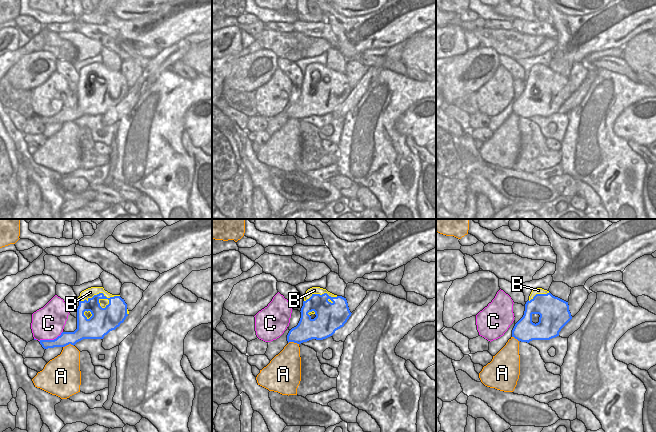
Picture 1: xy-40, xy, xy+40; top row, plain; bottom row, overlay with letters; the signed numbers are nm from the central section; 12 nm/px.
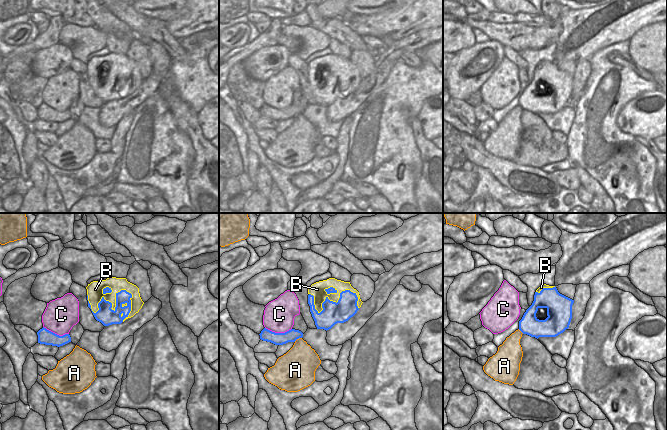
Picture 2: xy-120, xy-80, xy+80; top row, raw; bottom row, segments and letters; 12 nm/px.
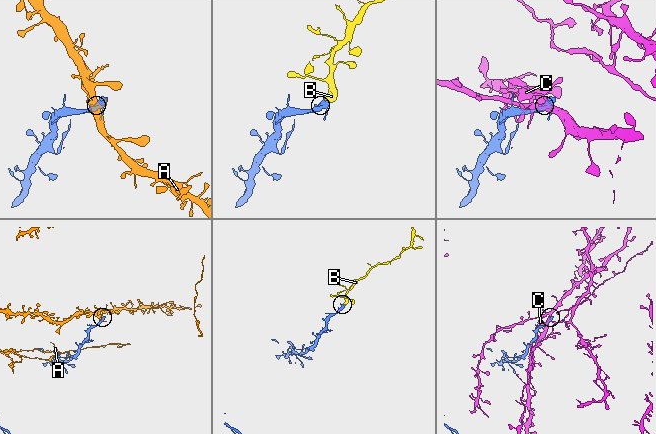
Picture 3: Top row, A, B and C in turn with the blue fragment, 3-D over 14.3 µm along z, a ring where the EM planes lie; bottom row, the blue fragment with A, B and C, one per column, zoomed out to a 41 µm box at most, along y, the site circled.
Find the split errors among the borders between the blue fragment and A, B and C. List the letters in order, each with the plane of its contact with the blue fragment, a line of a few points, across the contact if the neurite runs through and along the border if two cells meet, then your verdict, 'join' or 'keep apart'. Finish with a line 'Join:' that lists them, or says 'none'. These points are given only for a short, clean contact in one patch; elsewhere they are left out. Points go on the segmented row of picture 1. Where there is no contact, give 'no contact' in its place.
A: xy-40 | xy-40 (73, 345), (67, 344), (63, 347) | keep apart
B: xy-40 | join
C: xy-40 | keep apart
Join: B

